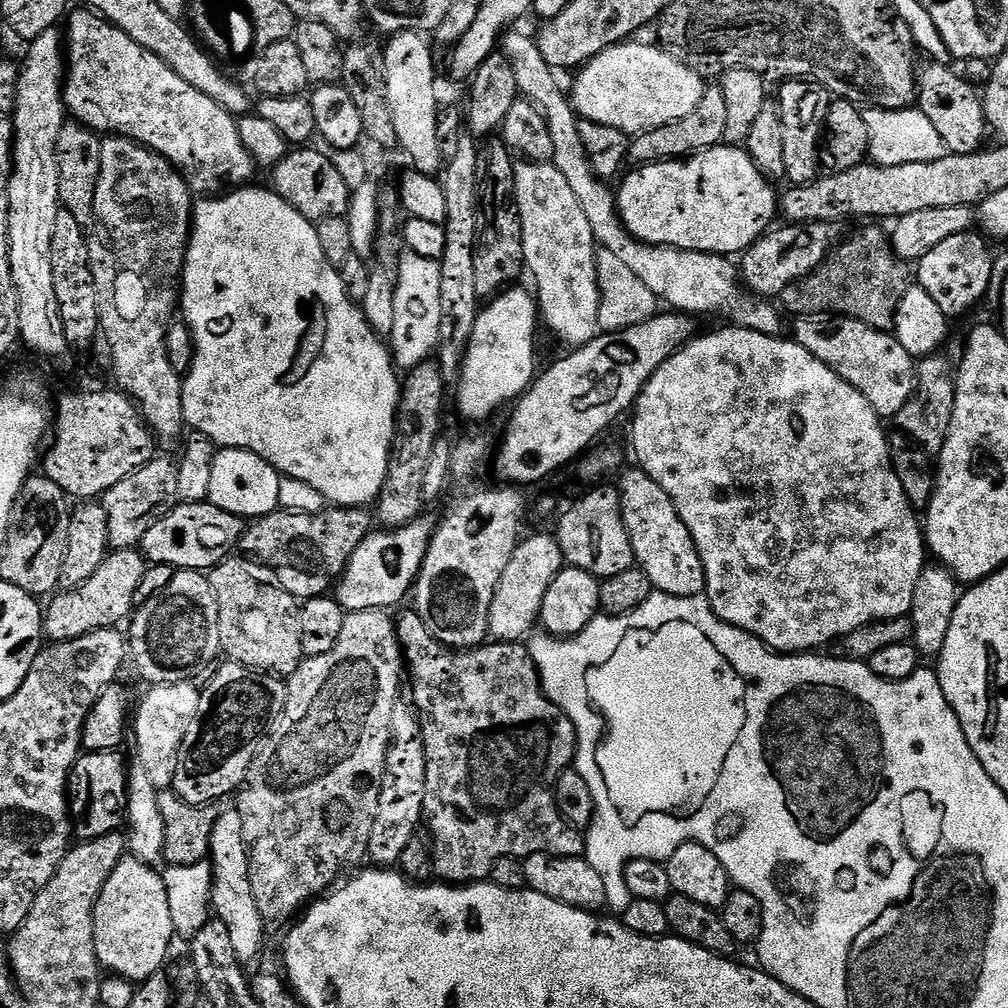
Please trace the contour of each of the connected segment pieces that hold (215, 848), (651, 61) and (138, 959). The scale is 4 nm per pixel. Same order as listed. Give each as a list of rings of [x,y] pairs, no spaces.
[[[221,811],[220,817],[214,822],[214,834],[210,834],[208,854],[212,863],[211,911],[215,919],[221,920],[226,930],[230,930],[238,962],[243,966],[250,966],[259,958],[260,951],[264,948],[266,921],[258,910],[258,902],[254,902],[250,886],[250,845],[244,836],[244,823],[239,811]]]
[[[621,42],[593,56],[575,73],[576,81],[570,88],[572,109],[580,120],[593,120],[602,126],[614,126],[629,134],[649,132],[651,128],[666,126],[686,118],[702,102],[705,81],[694,70],[678,62],[667,50],[652,44]]]
[[[130,854],[114,866],[114,874],[106,878],[102,894],[94,906],[94,950],[101,969],[113,977],[120,977],[131,982],[143,982],[165,967],[164,959],[172,948],[176,936],[174,921],[171,918],[170,903],[167,901],[166,886],[162,875],[151,864],[143,864]]]

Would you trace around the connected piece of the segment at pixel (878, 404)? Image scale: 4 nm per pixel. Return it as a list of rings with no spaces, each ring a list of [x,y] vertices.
[[[801,316],[795,321],[791,335],[814,358],[821,360],[834,374],[838,374],[882,418],[895,418],[916,392],[917,361],[908,353],[906,346],[896,340],[892,332],[879,332],[866,326],[866,322],[850,320],[846,316]]]

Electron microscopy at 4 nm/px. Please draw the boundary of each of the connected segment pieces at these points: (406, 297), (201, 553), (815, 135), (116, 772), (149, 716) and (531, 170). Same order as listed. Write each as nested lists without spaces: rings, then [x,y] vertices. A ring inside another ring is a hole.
[[[405,251],[396,266],[394,290],[394,330],[390,337],[392,359],[400,370],[429,363],[437,351],[441,325],[440,266],[437,261]]]
[[[177,503],[171,512],[167,512],[150,530],[146,530],[142,551],[149,565],[170,564],[176,570],[211,570],[229,555],[231,548],[235,549],[244,536],[246,527],[245,517],[235,516],[226,510],[210,503],[185,504]]]
[[[786,80],[779,88],[778,111],[782,122],[784,176],[789,180],[787,183],[792,186],[811,184],[821,171],[820,149],[824,123],[834,97],[821,84],[814,84],[810,80]]]
[[[90,752],[81,755],[68,778],[70,819],[77,841],[93,840],[119,833],[128,815],[126,760],[115,752]]]
[[[183,680],[177,684],[154,684],[147,689],[148,693],[140,700],[140,709],[134,712],[134,736],[136,732],[135,759],[142,762],[146,775],[157,790],[171,789],[174,782],[176,759],[186,730],[198,714],[198,702],[201,689],[195,688],[192,682]]]
[[[520,162],[515,165],[514,175],[510,180],[510,188],[518,206],[518,214],[522,222],[522,246],[524,247],[524,262],[527,271],[532,272],[532,280],[536,283],[534,295],[538,301],[538,312],[542,324],[549,328],[569,349],[580,348],[589,344],[600,332],[598,322],[598,306],[600,291],[598,290],[598,274],[596,273],[596,254],[598,245],[590,230],[590,222],[578,198],[574,198],[570,185],[562,170],[549,162]]]

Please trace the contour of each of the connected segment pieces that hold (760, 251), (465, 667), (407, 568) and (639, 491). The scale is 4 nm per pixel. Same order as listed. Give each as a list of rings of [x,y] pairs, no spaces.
[[[821,222],[818,224],[789,223],[788,228],[773,227],[771,231],[760,237],[739,261],[738,271],[742,283],[749,292],[765,298],[779,298],[788,284],[795,280],[803,280],[809,276],[828,253],[836,247],[841,239],[835,223]]]
[[[408,610],[395,617],[396,637],[400,640],[402,660],[406,665],[406,676],[412,679],[412,697],[410,703],[420,715],[422,738],[426,746],[426,802],[424,803],[424,820],[427,835],[432,846],[432,871],[443,883],[453,886],[479,884],[492,875],[494,866],[502,858],[514,857],[523,860],[525,856],[546,854],[558,858],[581,858],[586,852],[586,836],[583,831],[567,824],[556,805],[556,783],[564,769],[573,767],[576,759],[576,731],[574,722],[545,694],[540,687],[540,675],[532,657],[529,645],[524,642],[485,642],[471,650],[453,650],[445,648],[430,634],[426,622],[415,610]]]
[[[422,514],[404,527],[388,531],[374,530],[362,540],[334,590],[334,598],[347,613],[365,612],[368,609],[388,610],[411,593],[438,527],[437,519],[428,515]]]
[[[632,466],[618,481],[618,487],[622,518],[634,546],[636,564],[650,578],[653,589],[678,598],[701,595],[706,589],[702,558],[698,554],[698,546],[694,546],[690,530],[686,530],[686,522],[682,522],[678,510],[674,510],[670,494],[666,494],[666,490],[662,490],[662,486],[658,486],[658,482],[638,466]]]

